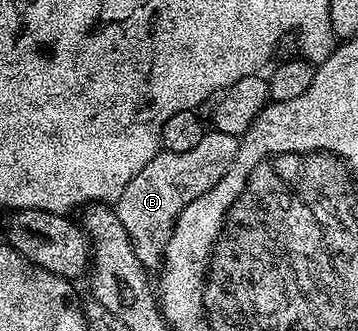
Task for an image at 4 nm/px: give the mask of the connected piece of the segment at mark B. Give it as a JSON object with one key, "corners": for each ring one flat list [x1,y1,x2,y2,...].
{"corners":[[208,130,197,149,189,149,186,153,160,150,133,181,125,185,125,193,121,193,113,206,121,225,125,225,125,233,129,233,129,241,133,241,133,253,137,253,137,261,141,261,143,267,162,268,163,254,177,217,189,201,201,197,201,193,213,189,213,185,225,177,229,165,233,165,233,157,237,157,239,140,237,135]]}

